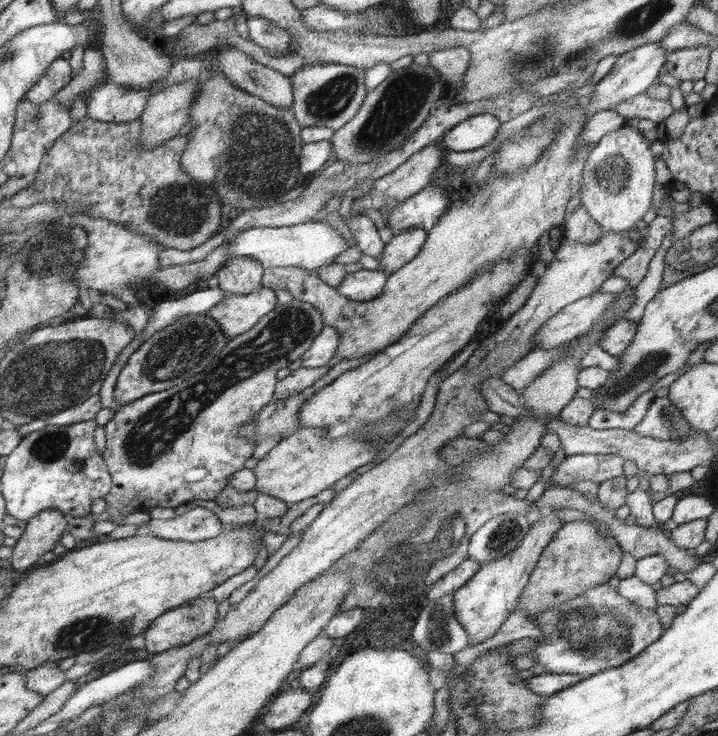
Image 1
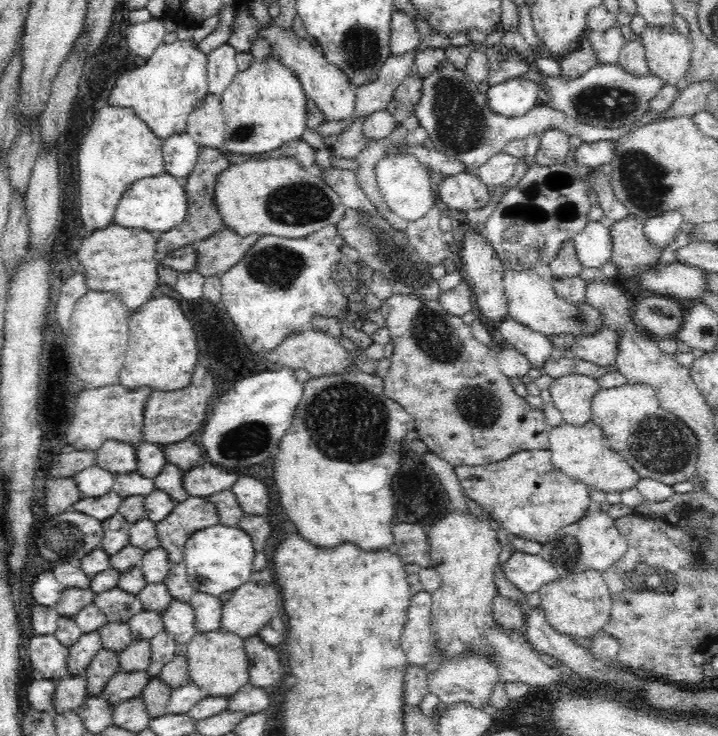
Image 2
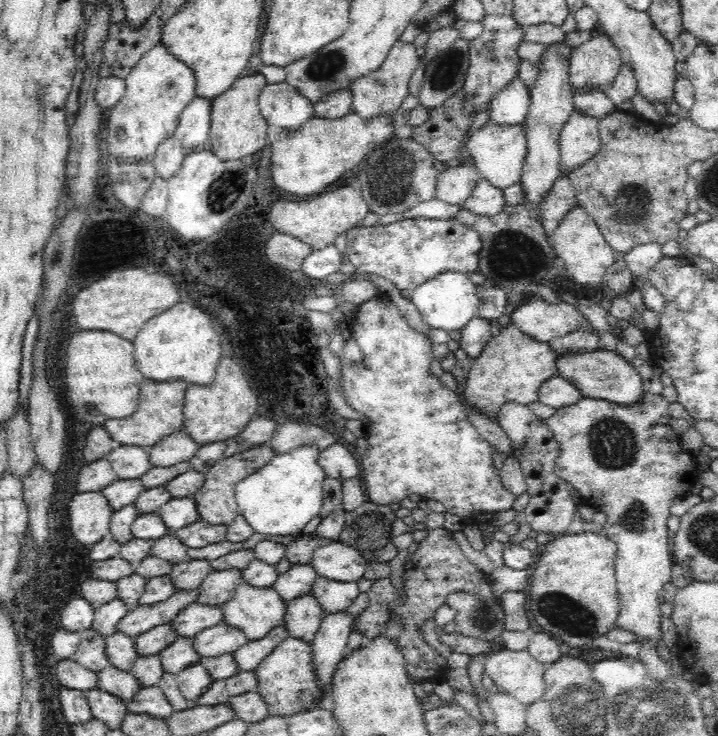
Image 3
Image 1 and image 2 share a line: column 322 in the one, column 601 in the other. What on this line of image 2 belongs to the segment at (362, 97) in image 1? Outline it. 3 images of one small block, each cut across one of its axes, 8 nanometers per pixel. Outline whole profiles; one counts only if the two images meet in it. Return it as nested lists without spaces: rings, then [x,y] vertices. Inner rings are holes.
[[[598,63],[580,75],[580,78],[566,79],[552,77],[547,80],[549,100],[544,106],[558,110],[583,124],[618,129],[625,125],[634,125],[648,112],[649,103],[663,87],[663,82],[648,73],[643,77],[634,77],[626,73],[620,63]]]

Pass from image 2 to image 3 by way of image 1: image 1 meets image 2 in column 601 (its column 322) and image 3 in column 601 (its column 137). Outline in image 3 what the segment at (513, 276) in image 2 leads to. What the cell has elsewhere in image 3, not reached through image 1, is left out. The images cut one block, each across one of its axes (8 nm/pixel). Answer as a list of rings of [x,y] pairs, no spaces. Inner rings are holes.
[[[644,390],[643,400],[630,409],[608,401],[582,397],[576,404],[562,406],[545,420],[559,443],[560,456],[555,461],[555,473],[578,489],[584,504],[604,512],[607,521],[603,524],[604,534],[617,544],[615,578],[621,599],[616,625],[636,636],[637,643],[650,641],[654,647],[662,640],[660,629],[659,596],[662,588],[671,582],[671,554],[668,552],[668,518],[672,500],[676,496],[690,494],[698,481],[694,457],[682,448],[680,434],[670,427],[672,416],[668,413],[668,401],[661,394]]]

